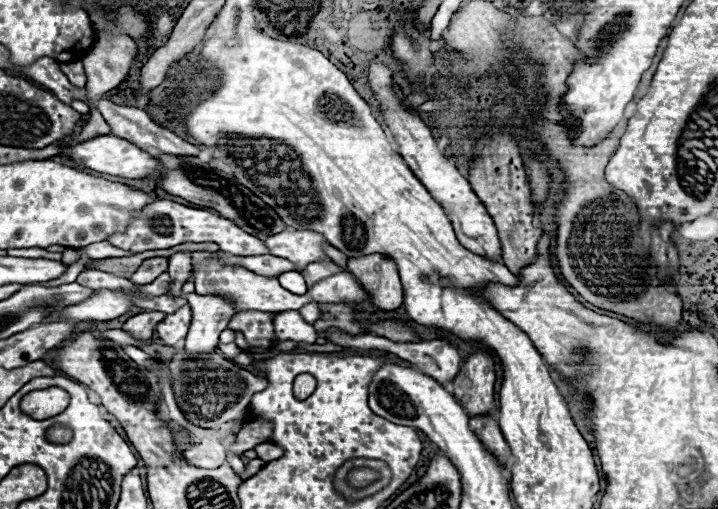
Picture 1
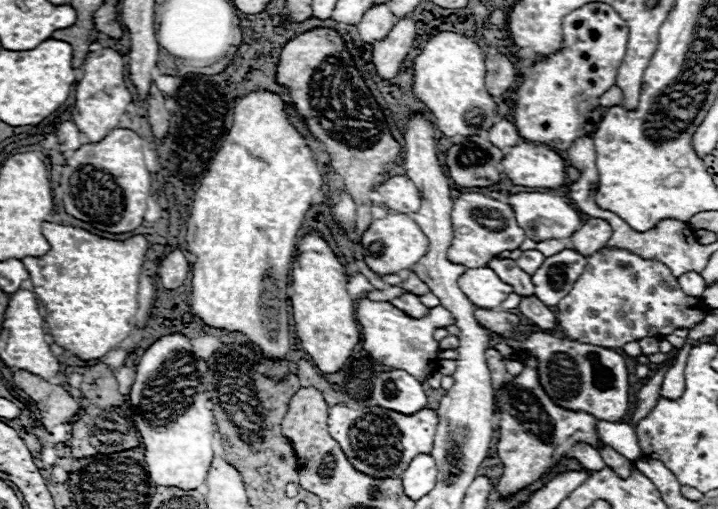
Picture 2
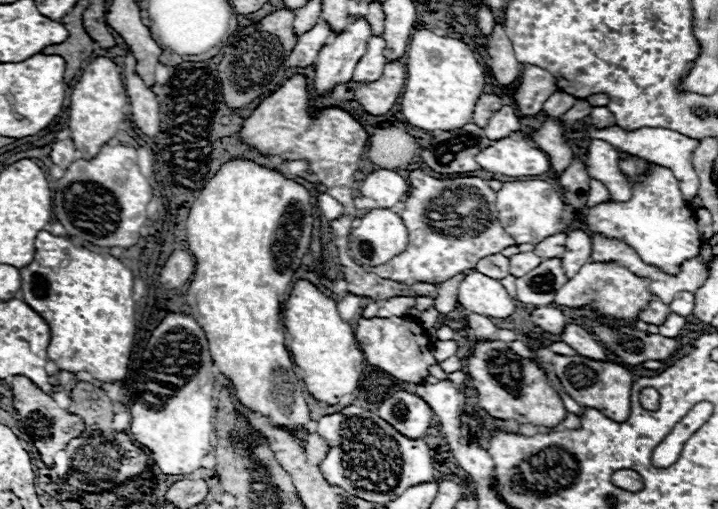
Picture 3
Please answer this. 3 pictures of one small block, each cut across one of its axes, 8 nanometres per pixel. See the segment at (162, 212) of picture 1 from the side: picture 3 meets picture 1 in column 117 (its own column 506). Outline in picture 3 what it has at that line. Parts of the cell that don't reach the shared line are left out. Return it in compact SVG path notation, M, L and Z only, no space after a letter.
M410 170L408 172L408 198L402 202L404 210L400 218L404 220L408 232L410 232L410 242L406 252L396 256L392 262L388 262L394 270L390 280L402 282L402 284L416 284L416 282L428 282L428 284L440 284L454 274L460 274L464 270L470 270L476 266L476 262L484 256L498 254L506 246L516 244L512 236L504 232L496 218L496 192L486 184L486 180L476 178L476 176L462 176L462 178L434 178L426 174L424 170Z

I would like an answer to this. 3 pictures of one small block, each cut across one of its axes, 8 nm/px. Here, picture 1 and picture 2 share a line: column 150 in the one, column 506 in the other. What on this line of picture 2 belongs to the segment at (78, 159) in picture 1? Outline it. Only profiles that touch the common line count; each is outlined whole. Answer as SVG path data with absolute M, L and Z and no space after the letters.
M534 142L512 146L500 166L514 184L528 188L560 188L568 176L564 158Z

